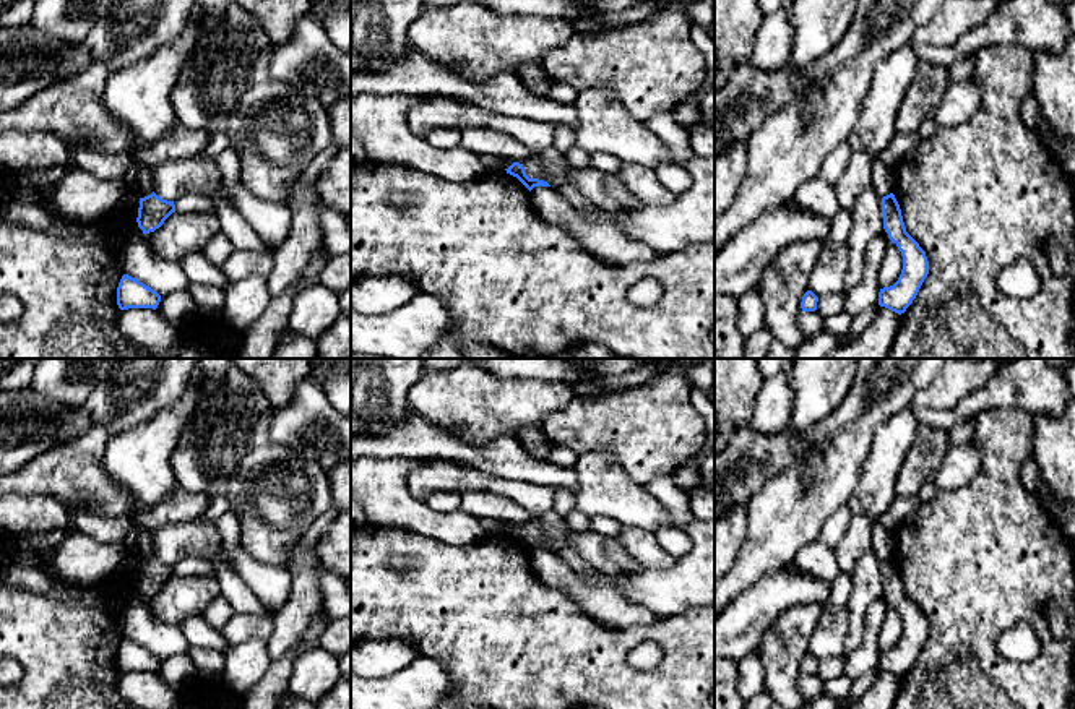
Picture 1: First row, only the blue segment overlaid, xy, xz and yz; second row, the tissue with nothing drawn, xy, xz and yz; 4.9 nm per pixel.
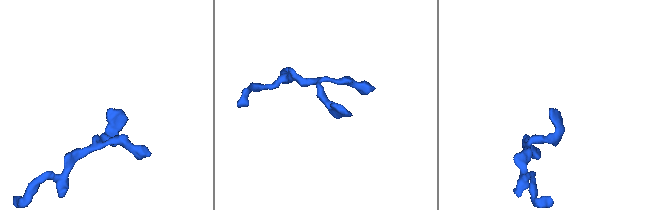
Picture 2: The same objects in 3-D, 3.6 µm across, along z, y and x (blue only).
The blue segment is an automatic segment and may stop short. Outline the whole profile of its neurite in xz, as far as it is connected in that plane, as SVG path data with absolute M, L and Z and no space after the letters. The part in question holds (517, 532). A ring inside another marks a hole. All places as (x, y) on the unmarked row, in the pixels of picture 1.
M513 526L508 532L505 532L507 537L516 540L529 555L534 552L534 550L550 550L547 545L544 544L539 544L539 542L529 542L525 535L525 531L523 527L520 526Z

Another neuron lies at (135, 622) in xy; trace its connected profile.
M146 599L122 605L117 617L123 638L138 642L159 659L187 654L192 647L179 623L166 623L151 615Z

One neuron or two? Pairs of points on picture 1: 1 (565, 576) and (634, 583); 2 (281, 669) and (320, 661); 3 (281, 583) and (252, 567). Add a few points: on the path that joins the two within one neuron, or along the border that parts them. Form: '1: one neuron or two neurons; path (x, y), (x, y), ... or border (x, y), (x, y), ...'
1: two neurons; border (591, 567), (609, 573), (629, 599), (647, 607)
2: two neurons; border (319, 644), (306, 649), (294, 661), (286, 690)
3: one neuron; path (275, 583), (267, 581), (259, 573)

